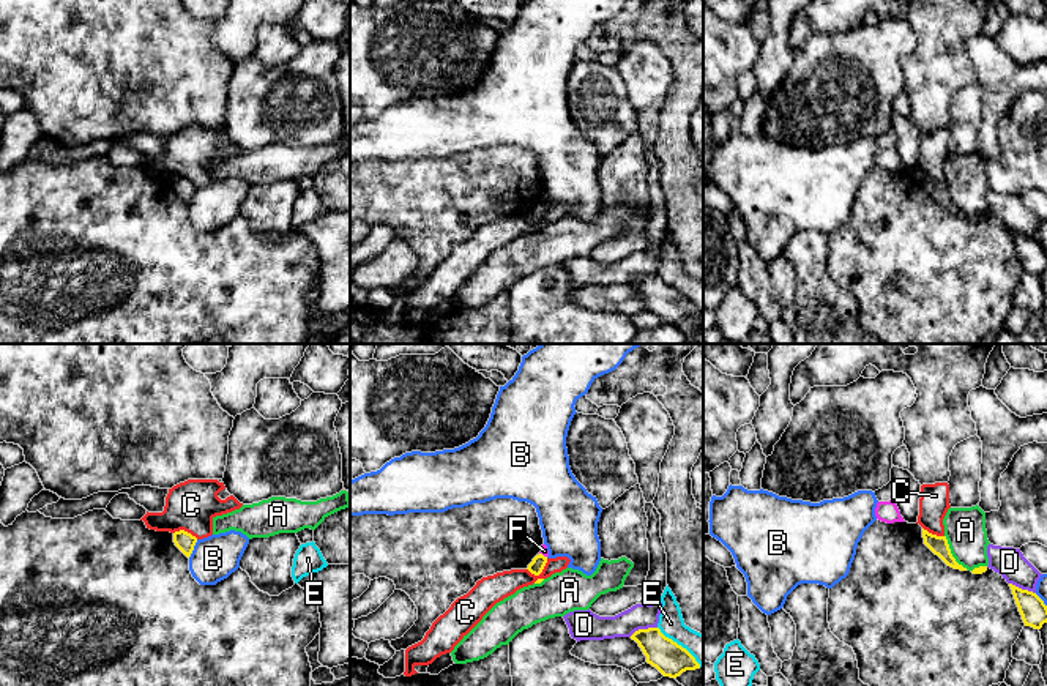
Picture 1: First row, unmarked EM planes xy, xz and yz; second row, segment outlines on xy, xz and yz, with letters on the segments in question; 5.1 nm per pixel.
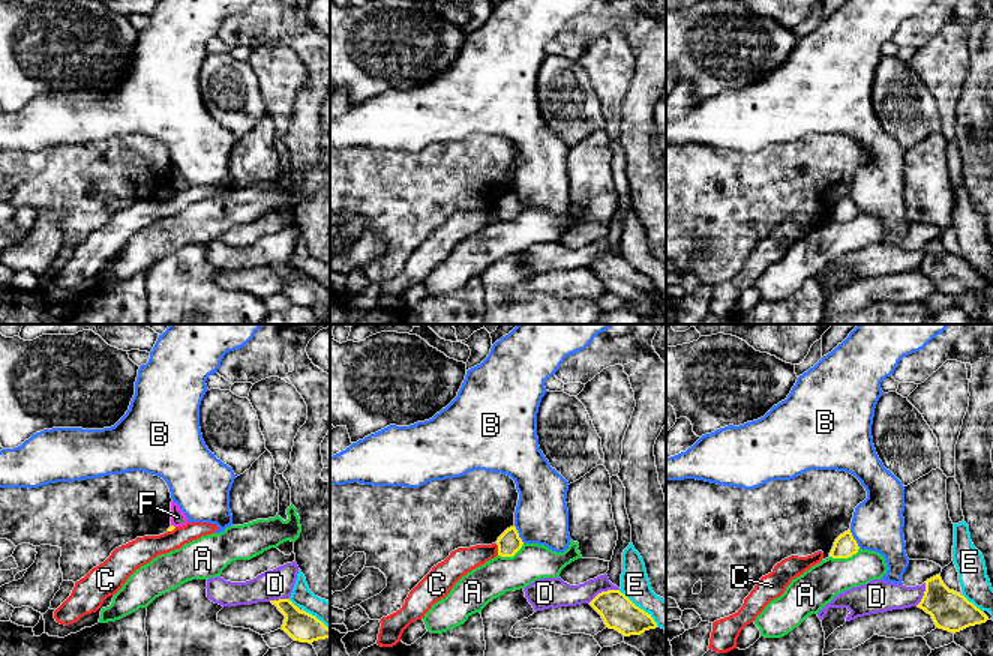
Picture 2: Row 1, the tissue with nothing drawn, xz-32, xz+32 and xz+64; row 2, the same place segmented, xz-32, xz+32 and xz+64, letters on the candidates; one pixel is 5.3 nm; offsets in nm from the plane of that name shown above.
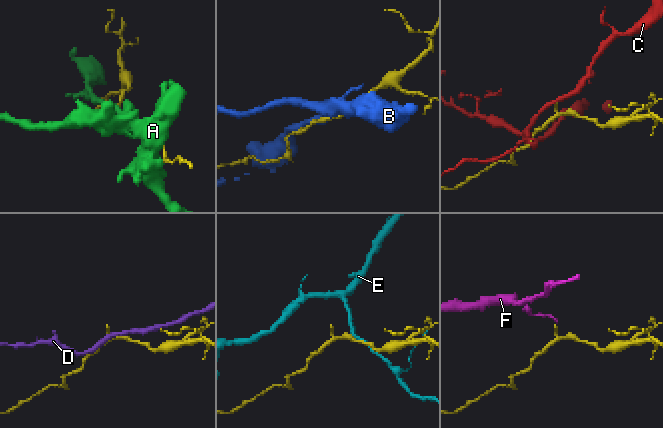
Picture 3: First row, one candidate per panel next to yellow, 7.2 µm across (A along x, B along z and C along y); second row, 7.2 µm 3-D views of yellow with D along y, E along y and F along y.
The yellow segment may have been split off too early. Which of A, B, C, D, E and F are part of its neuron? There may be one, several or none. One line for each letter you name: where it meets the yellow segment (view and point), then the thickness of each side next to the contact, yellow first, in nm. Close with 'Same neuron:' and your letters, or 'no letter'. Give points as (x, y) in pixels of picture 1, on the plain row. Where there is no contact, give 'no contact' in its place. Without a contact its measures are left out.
Same neuron: no letter

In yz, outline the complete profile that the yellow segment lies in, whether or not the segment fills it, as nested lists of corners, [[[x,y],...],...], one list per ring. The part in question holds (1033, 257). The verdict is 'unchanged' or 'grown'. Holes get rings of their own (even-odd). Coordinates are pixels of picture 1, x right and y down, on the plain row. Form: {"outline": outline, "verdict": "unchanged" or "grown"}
{"outline": [[[1009,230],[1025,273],[1041,276],[1047,270],[1047,252],[1033,238]]], "verdict": "unchanged"}

